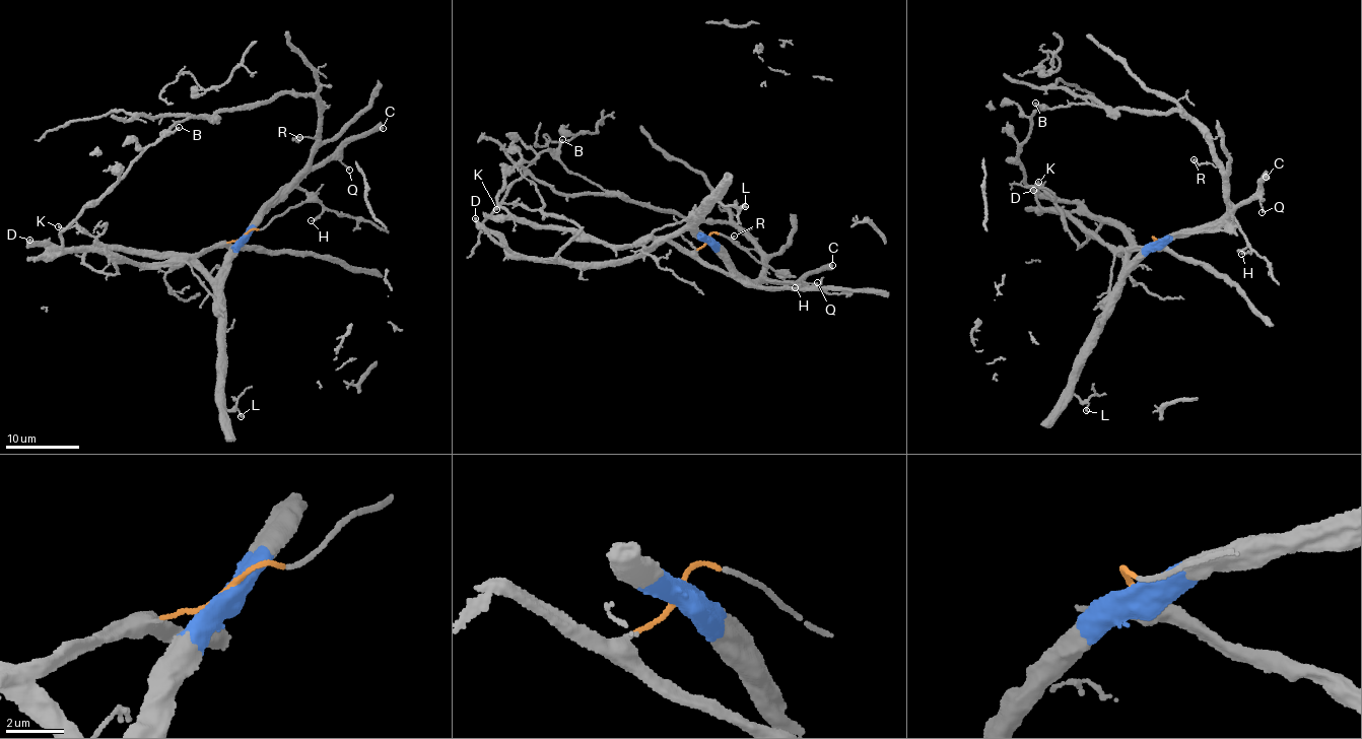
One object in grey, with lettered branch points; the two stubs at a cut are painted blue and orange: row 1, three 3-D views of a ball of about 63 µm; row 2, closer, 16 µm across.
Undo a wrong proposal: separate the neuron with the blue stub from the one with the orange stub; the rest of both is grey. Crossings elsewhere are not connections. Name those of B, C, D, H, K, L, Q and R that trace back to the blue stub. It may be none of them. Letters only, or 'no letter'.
C, D, H, K, L, Q, R

